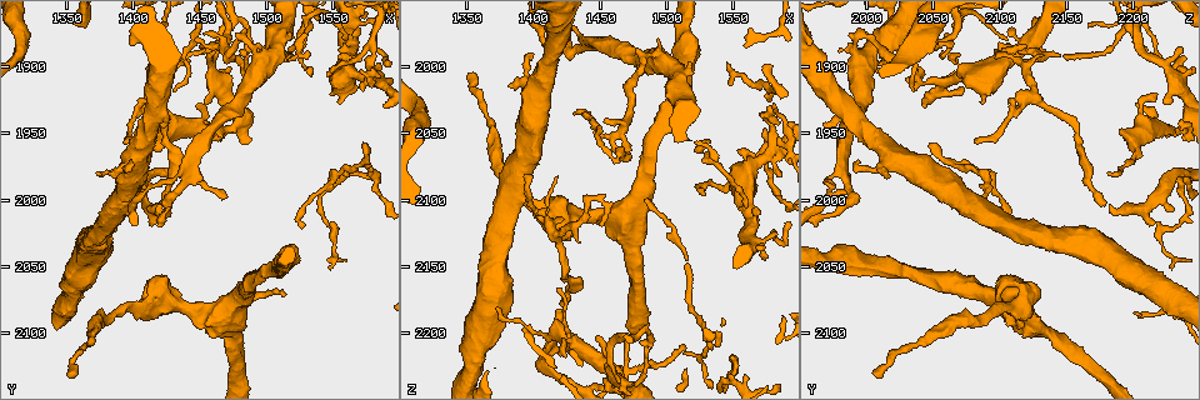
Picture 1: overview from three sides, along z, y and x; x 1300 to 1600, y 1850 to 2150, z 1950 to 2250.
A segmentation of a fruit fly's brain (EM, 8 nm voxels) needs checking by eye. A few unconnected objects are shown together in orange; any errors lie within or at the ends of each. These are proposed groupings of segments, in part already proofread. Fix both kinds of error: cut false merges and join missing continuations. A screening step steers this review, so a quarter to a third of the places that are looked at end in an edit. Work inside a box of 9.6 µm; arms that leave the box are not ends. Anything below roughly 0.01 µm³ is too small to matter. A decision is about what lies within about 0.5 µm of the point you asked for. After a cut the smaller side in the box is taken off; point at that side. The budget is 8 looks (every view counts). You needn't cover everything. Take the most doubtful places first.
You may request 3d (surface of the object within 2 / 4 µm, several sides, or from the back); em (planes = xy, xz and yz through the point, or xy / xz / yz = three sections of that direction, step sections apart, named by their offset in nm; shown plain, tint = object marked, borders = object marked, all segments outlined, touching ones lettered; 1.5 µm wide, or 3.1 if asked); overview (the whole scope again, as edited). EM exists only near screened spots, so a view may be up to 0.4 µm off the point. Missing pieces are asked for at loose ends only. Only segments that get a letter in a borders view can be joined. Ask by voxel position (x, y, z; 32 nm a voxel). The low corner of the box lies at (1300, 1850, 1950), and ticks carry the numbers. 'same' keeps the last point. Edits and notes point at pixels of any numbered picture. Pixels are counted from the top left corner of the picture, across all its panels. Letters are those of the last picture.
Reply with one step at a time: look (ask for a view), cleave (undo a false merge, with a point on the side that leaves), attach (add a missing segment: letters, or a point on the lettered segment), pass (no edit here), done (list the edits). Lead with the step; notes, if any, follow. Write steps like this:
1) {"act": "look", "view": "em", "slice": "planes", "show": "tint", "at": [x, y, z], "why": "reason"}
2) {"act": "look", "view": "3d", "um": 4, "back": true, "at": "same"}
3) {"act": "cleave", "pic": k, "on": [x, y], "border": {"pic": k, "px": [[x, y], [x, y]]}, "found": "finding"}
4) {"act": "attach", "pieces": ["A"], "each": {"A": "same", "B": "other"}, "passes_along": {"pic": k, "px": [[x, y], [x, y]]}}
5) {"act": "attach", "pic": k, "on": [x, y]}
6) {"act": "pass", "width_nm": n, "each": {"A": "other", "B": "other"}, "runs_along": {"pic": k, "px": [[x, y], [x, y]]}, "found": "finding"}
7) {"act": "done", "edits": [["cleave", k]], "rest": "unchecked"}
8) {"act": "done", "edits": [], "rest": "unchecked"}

{"act": "look", "view": "em", "slice": "planes", "show": "borders", "at": [1484, 1878, 1992], "why": "thick turns thin"}

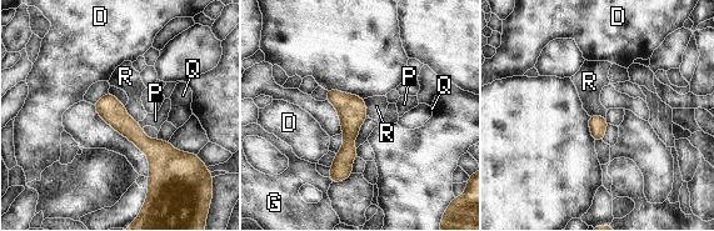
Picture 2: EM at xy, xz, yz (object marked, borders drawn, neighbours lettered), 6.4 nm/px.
{"act": "pass", "each": {"D": "other", "G": "other", "P": "other", "Q": "other", "R": "other"}, "found": "one neuron here"}

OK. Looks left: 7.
{"act": "look", "view": "3d", "um": 4, "at": [1428, 1994, 2170], "why": "a narrow waist"}

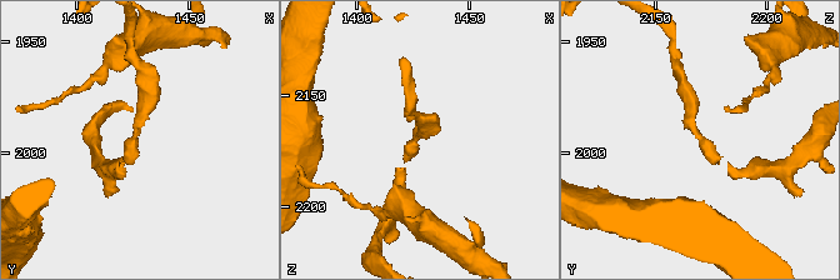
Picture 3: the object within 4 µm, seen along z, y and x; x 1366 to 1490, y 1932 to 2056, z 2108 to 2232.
{"act": "look", "view": "em", "slice": "planes", "show": "borders", "at": [1428, 1993, 2169], "why": "need the tissue"}

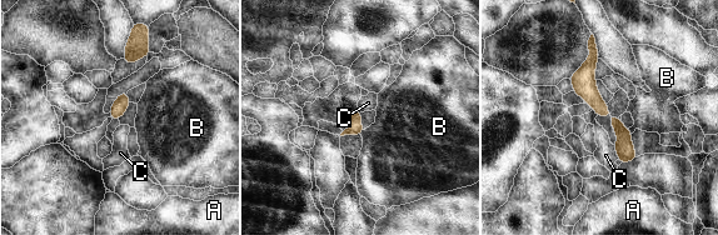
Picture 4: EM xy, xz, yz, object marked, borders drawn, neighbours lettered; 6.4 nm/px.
{"act": "pass", "width_nm": 90, "each": {"A": "other", "B": "other", "C": "other"}, "runs_along": {"pic": 4, "px": [[591, 43], [588, 91], [622, 131], [627, 159]]}, "found": "continuous, no second neuron"}

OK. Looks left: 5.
{"act": "look", "view": "3d", "um": 2, "at": [1398, 1954, 2082]}

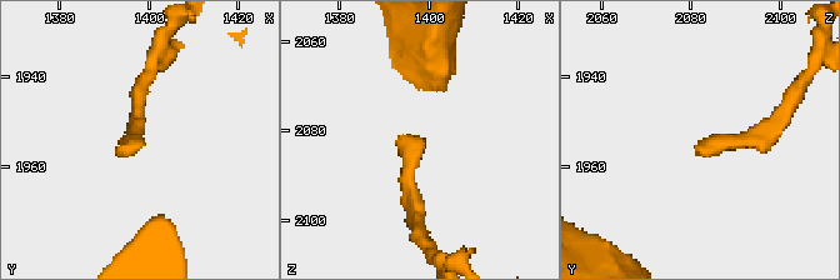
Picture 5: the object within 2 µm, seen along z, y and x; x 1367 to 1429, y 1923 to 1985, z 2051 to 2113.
{"act": "look", "view": "em", "slice": "planes", "show": "tint", "at": [1398, 1956, 2081], "why": "need the tissue"}

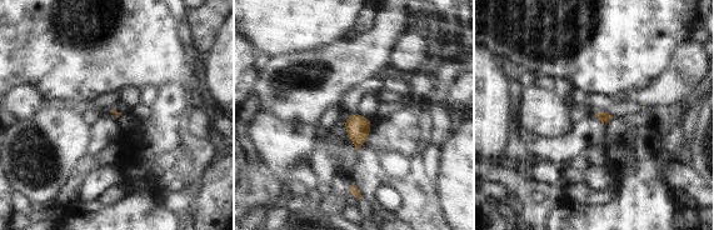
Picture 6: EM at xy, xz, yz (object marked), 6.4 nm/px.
{"act": "look", "view": "em", "slice": "planes", "show": "borders", "at": "same"}

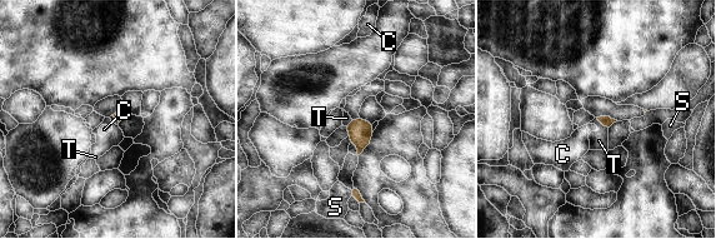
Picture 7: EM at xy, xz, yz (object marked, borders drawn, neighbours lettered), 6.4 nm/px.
{"act": "pass", "each": {"C": "other", "S": "other", "T": "other"}, "border": {"pic": 7, "px": [[596, 118], [607, 128]]}, "found": "none of them fits"}

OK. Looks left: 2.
{"act": "done", "edits": [], "rest": "unchecked"}

